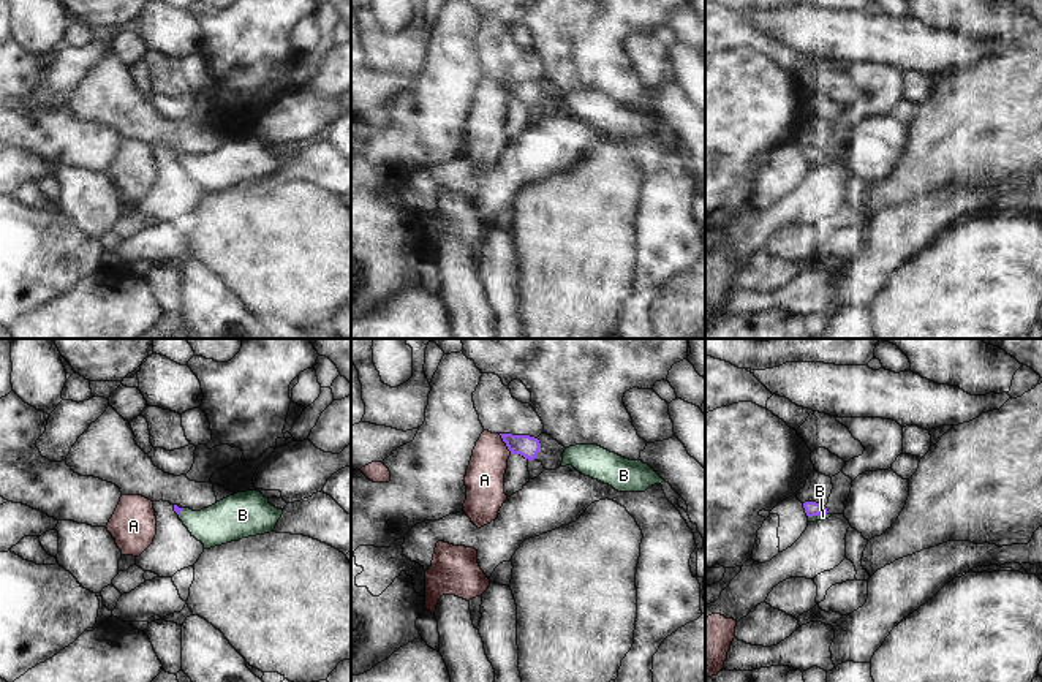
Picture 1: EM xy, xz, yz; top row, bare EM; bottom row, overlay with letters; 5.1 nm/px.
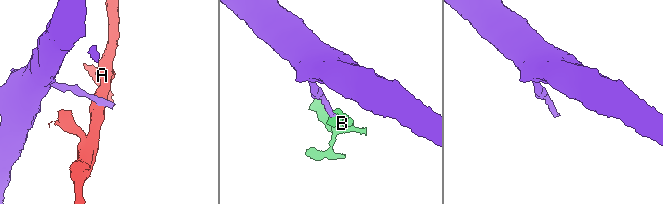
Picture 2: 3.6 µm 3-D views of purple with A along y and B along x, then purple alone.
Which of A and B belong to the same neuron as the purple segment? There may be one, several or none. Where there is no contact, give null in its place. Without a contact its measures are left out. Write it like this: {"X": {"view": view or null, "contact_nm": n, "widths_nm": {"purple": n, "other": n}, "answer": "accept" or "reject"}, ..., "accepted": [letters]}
{"A": {"view": "xz", "contact_nm": 120, "widths_nm": {"purple": 110, "other": 200}, "answer": "reject"}, "B": {"view": "yz", "contact_nm": 110, "widths_nm": {"purple": 80, "other": 30}, "answer": "accept"}, "accepted": ["B"]}

